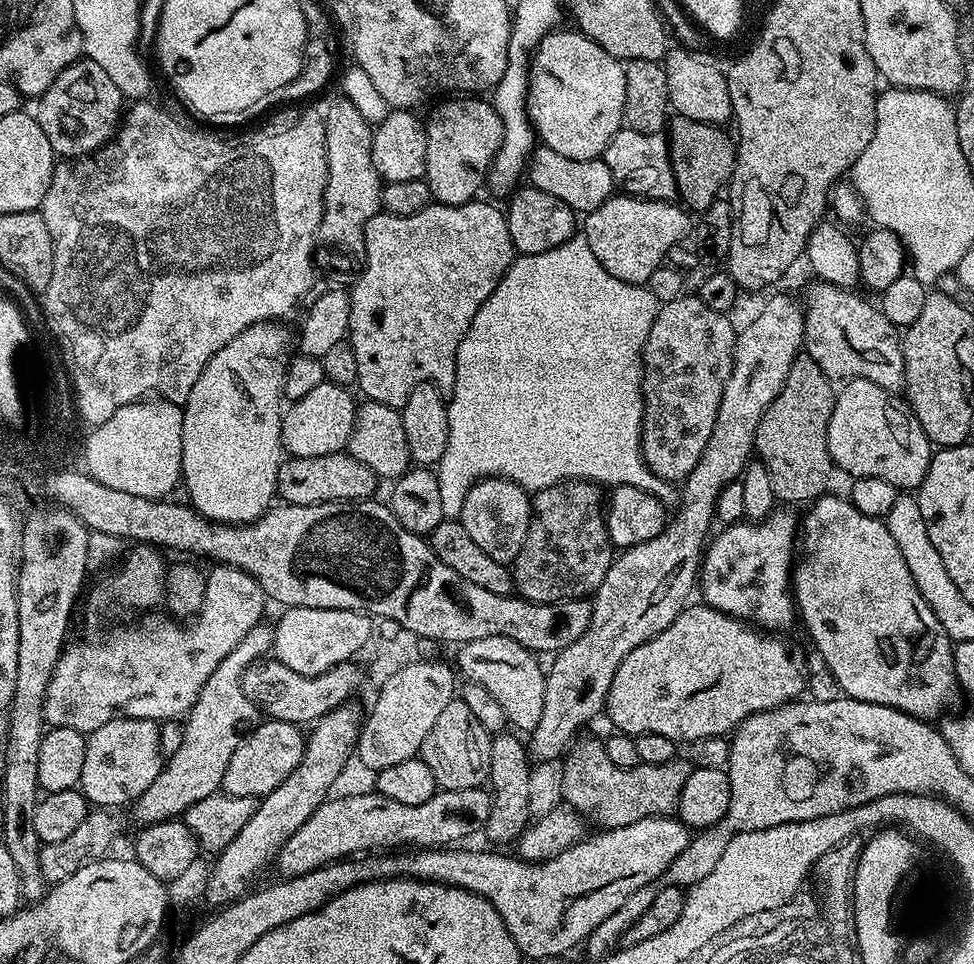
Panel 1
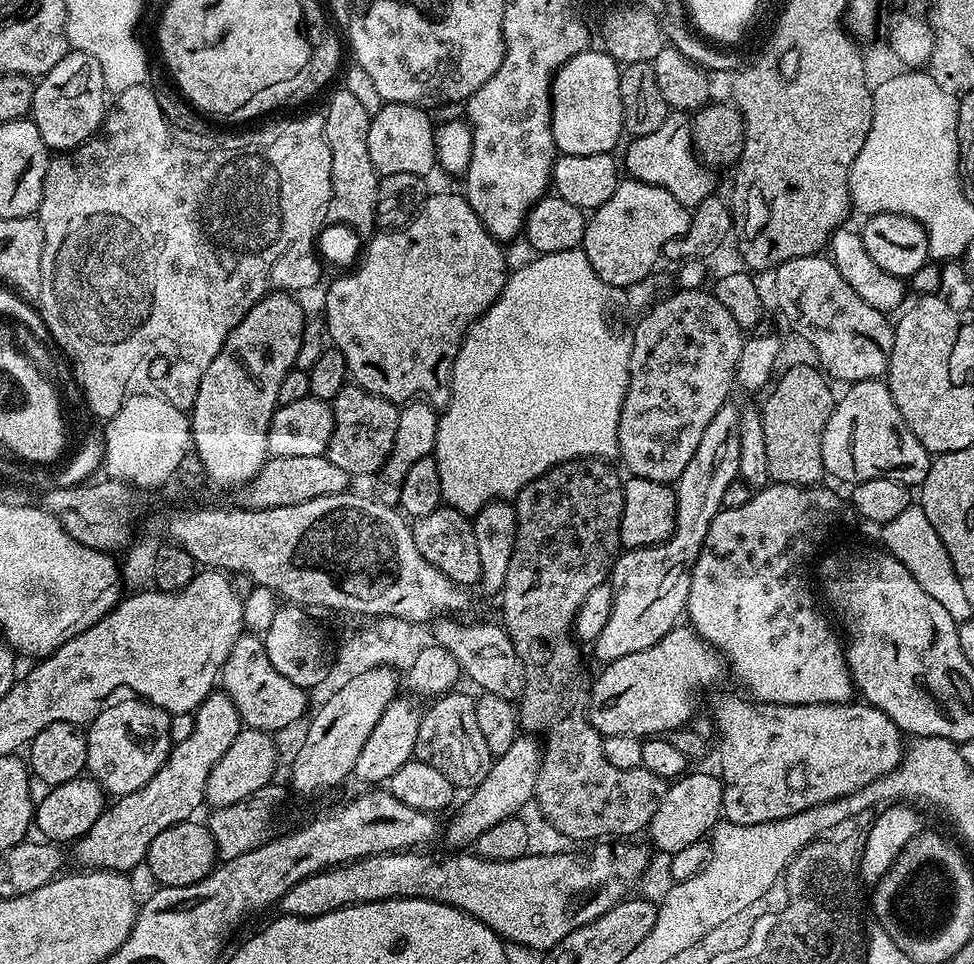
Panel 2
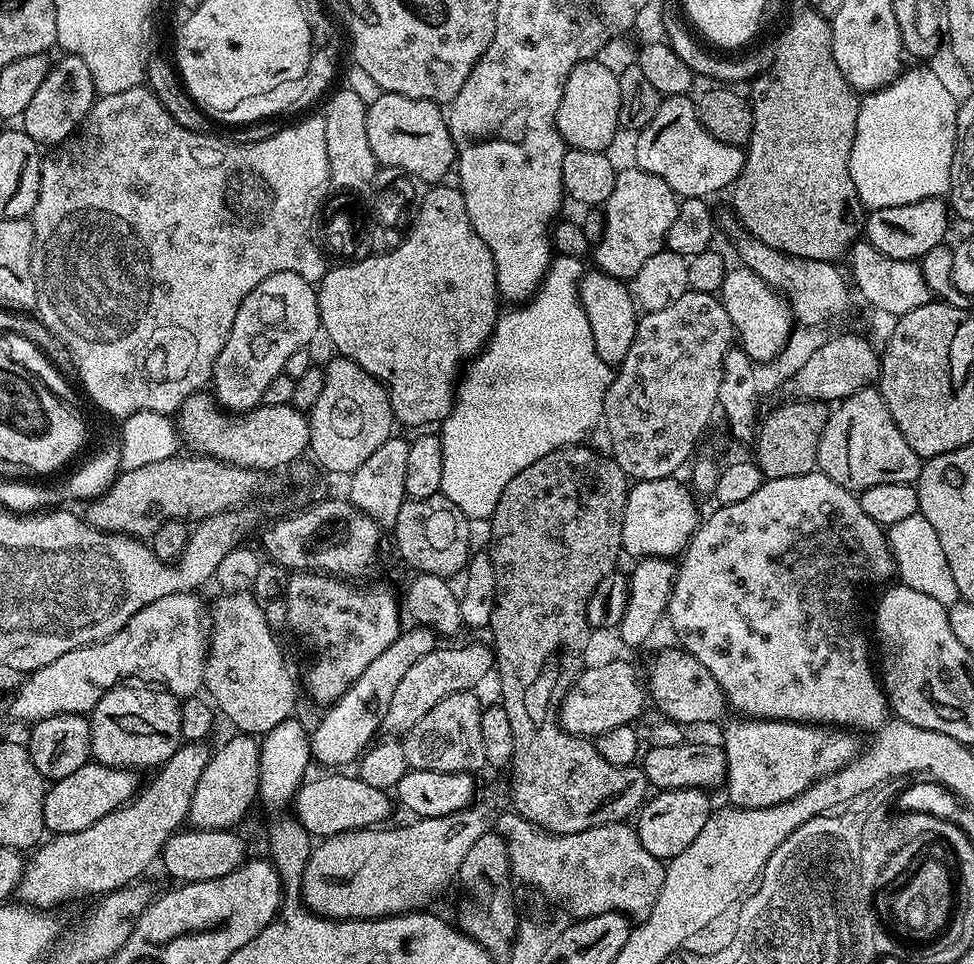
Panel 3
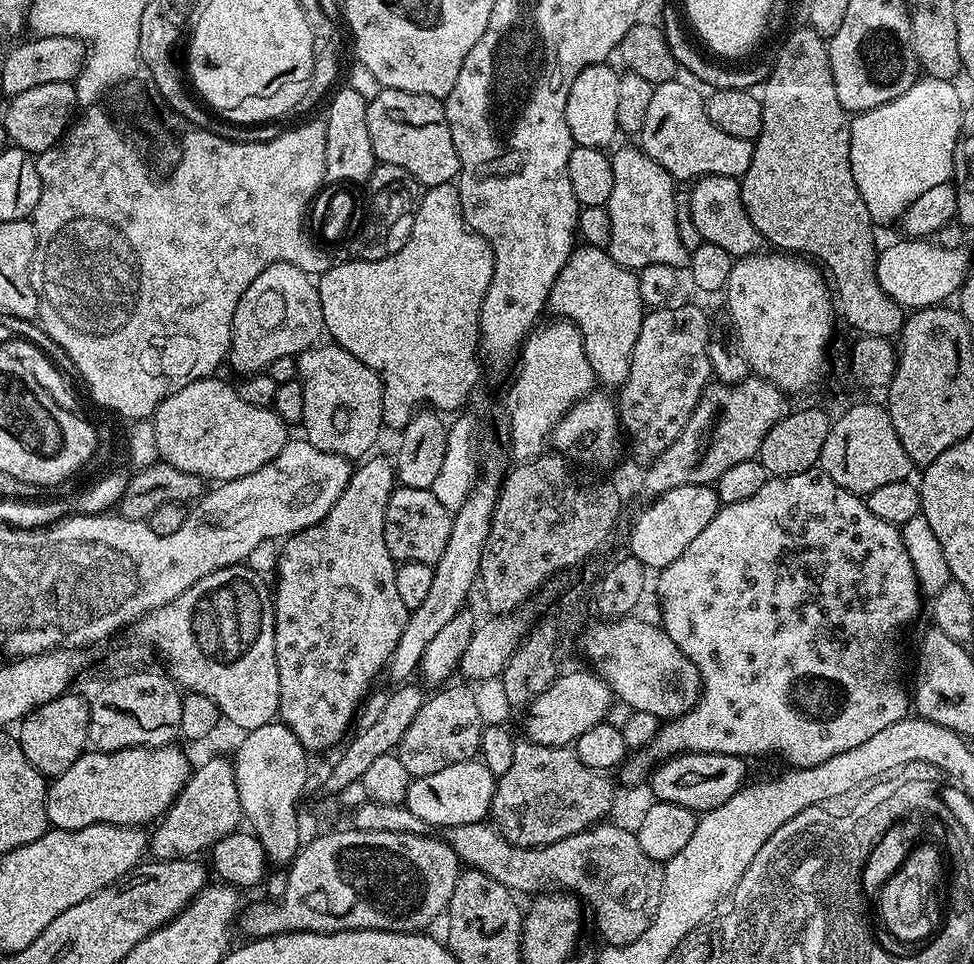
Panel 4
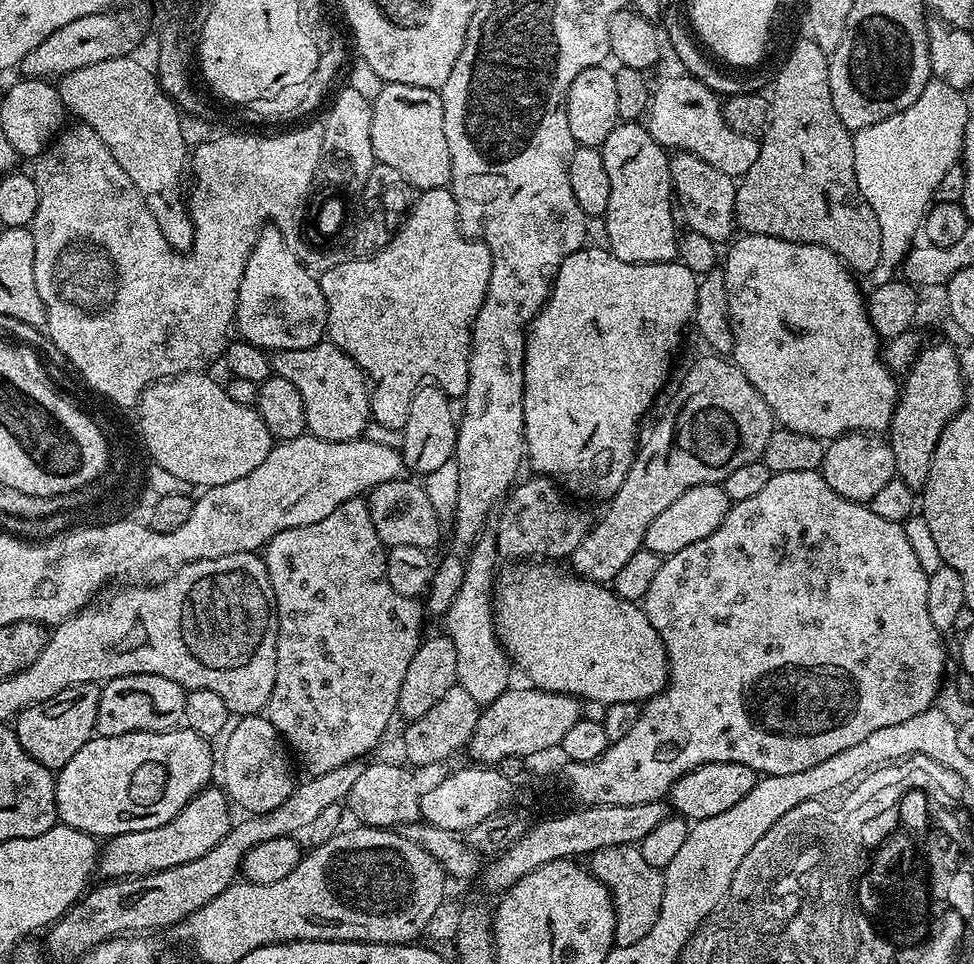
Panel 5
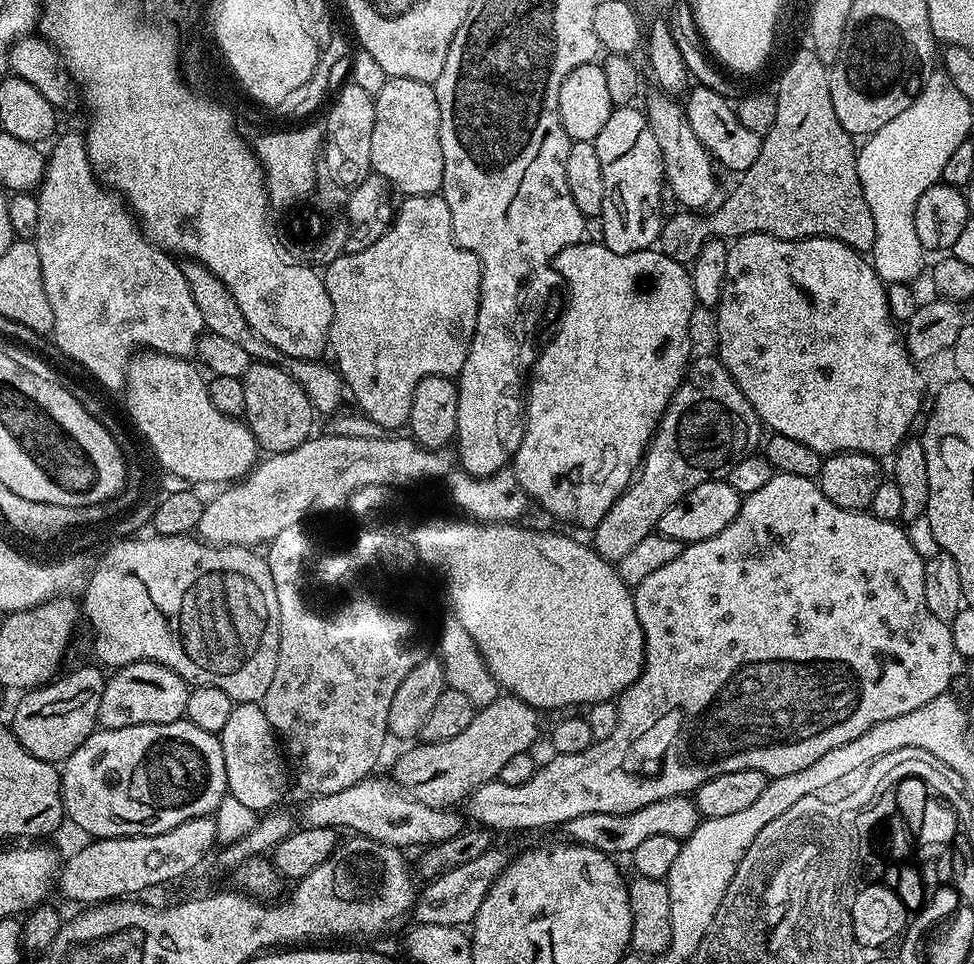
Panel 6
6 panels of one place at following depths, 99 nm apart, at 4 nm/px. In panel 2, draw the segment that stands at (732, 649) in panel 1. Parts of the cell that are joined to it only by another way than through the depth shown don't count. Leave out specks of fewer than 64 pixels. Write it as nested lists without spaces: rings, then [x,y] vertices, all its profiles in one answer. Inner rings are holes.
[[[690,626],[671,628],[663,638],[654,642],[654,646],[641,652],[626,654],[617,660],[607,661],[601,668],[604,669],[601,670],[600,677],[593,682],[592,693],[588,696],[586,715],[594,730],[598,730],[603,737],[626,734],[656,738],[691,725],[692,715],[700,704],[700,695],[703,694],[704,688],[714,687],[719,682],[724,668],[726,672],[726,664],[720,653]]]

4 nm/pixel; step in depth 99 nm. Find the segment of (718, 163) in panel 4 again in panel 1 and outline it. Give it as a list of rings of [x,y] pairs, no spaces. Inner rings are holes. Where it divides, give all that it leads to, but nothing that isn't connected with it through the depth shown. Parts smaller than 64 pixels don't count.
[[[627,126],[621,127],[609,142],[602,159],[606,166],[610,166],[612,183],[621,193],[642,196],[645,200],[677,199],[676,179],[668,157],[668,142],[661,133],[642,134]]]

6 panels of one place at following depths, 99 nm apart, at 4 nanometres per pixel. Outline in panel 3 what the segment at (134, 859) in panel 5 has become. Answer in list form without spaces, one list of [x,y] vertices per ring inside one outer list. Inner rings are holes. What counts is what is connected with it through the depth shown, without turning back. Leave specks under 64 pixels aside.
[[[232,734],[232,737],[213,751],[206,762],[206,770],[202,770],[202,778],[198,778],[198,786],[194,786],[194,794],[190,798],[190,810],[187,823],[193,828],[202,830],[232,830],[236,823],[248,812],[252,803],[257,803],[260,791],[260,748],[261,741],[247,734]]]

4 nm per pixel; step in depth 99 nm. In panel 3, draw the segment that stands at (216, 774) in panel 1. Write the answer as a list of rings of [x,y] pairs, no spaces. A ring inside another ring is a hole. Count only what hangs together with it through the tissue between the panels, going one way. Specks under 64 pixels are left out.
[[[204,742],[181,743],[180,749],[155,773],[157,776],[145,788],[143,785],[135,799],[124,807],[115,808],[94,822],[94,826],[86,826],[86,830],[62,832],[45,839],[27,857],[19,899],[42,910],[56,910],[59,904],[83,896],[96,898],[139,881],[140,875],[159,861],[160,851],[169,838],[181,831],[187,821],[194,786],[198,786],[198,778],[206,770],[208,746]]]

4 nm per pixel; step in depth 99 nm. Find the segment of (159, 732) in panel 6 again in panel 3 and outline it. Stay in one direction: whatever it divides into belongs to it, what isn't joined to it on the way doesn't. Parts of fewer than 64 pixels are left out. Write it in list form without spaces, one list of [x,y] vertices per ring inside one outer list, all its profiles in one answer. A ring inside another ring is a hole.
[[[89,762],[74,774],[55,781],[44,793],[44,826],[49,833],[77,832],[94,826],[115,808],[122,808],[137,795],[137,773],[131,768],[111,768],[105,764]]]

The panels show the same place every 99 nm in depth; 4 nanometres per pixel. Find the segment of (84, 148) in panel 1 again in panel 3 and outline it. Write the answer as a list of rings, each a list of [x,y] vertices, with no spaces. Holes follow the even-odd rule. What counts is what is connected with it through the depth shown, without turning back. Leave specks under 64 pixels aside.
[[[64,54],[61,57],[57,64],[55,61],[49,67],[48,77],[42,82],[42,86],[38,86],[34,99],[30,101],[30,106],[26,106],[22,117],[22,131],[30,134],[30,138],[34,138],[41,146],[61,144],[67,136],[77,131],[98,98],[94,78],[86,62],[82,62],[82,58],[77,56]]]

